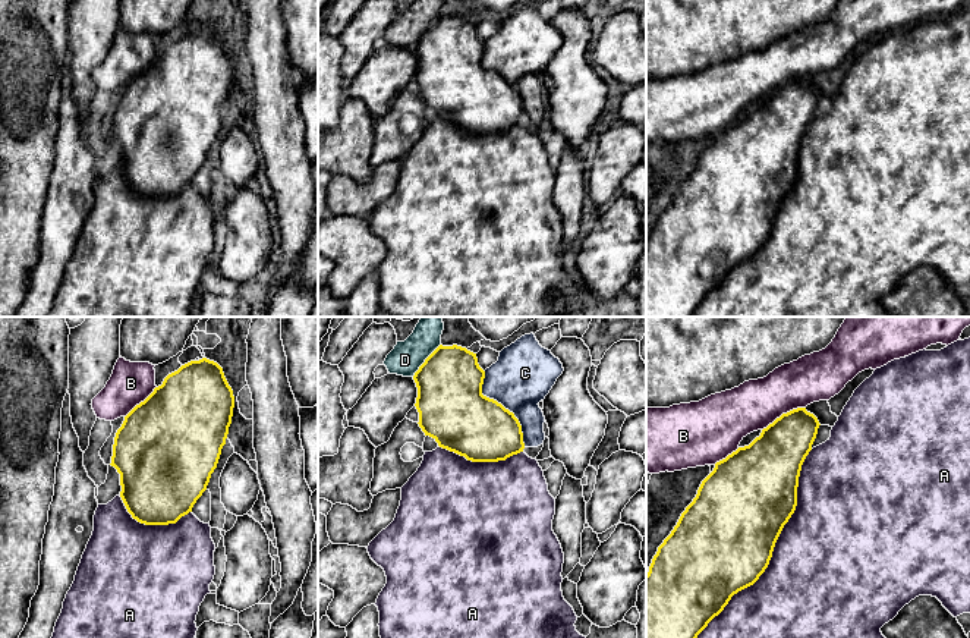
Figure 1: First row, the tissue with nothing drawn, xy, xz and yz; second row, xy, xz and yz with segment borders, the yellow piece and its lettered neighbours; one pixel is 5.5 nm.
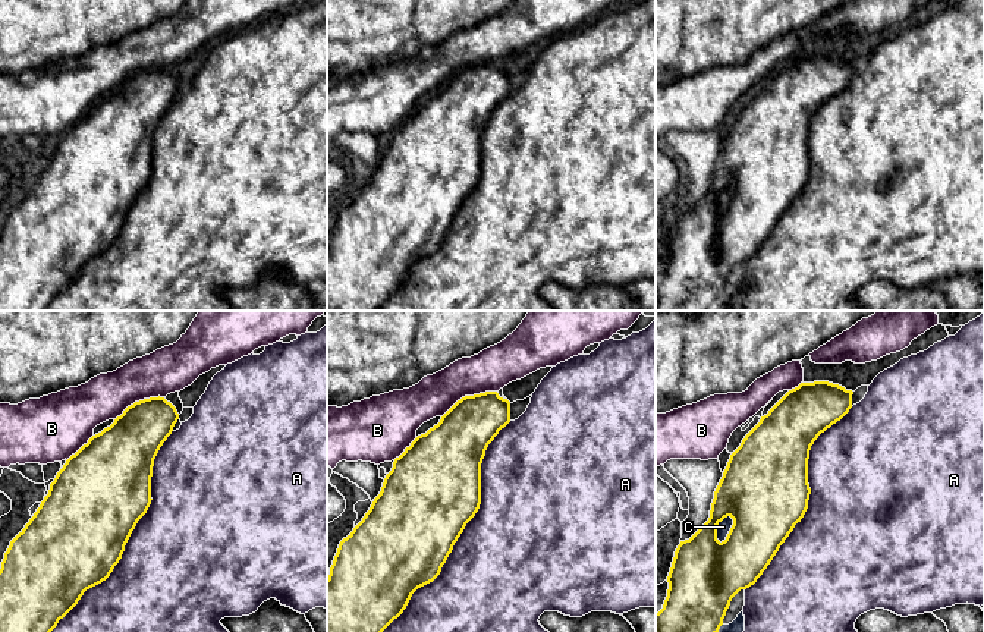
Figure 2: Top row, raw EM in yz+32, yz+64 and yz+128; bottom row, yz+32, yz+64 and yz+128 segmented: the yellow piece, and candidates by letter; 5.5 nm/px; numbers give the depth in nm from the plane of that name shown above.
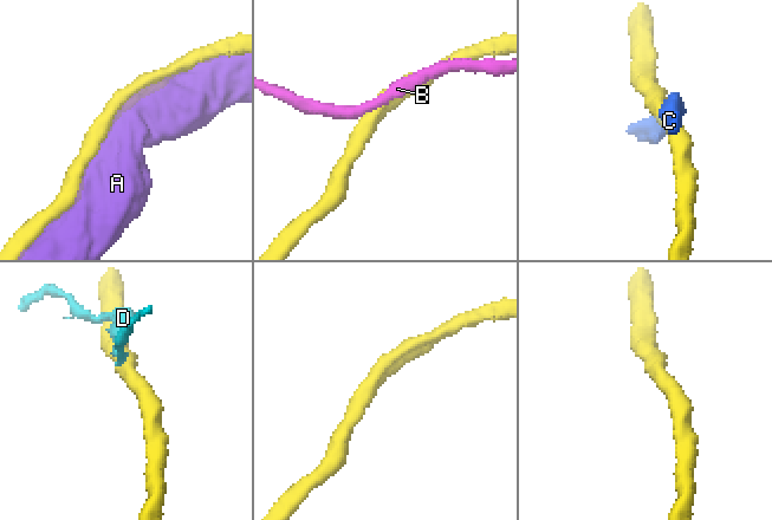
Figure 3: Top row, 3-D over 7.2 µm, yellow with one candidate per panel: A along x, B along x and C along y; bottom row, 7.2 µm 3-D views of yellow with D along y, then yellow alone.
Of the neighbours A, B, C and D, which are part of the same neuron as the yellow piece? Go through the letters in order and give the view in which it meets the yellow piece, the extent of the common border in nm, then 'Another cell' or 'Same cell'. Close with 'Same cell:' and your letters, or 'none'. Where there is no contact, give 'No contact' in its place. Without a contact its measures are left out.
A: Touches yellow in yz. Shared border 1250 nm. Same cell
B: Touches yellow in yz. Shared border 280 nm. Another cell
C: Touches yellow in xz. Shared border 480 nm. Another cell
D: Touches yellow in xz. Shared border 240 nm. Another cell
Same cell: A

